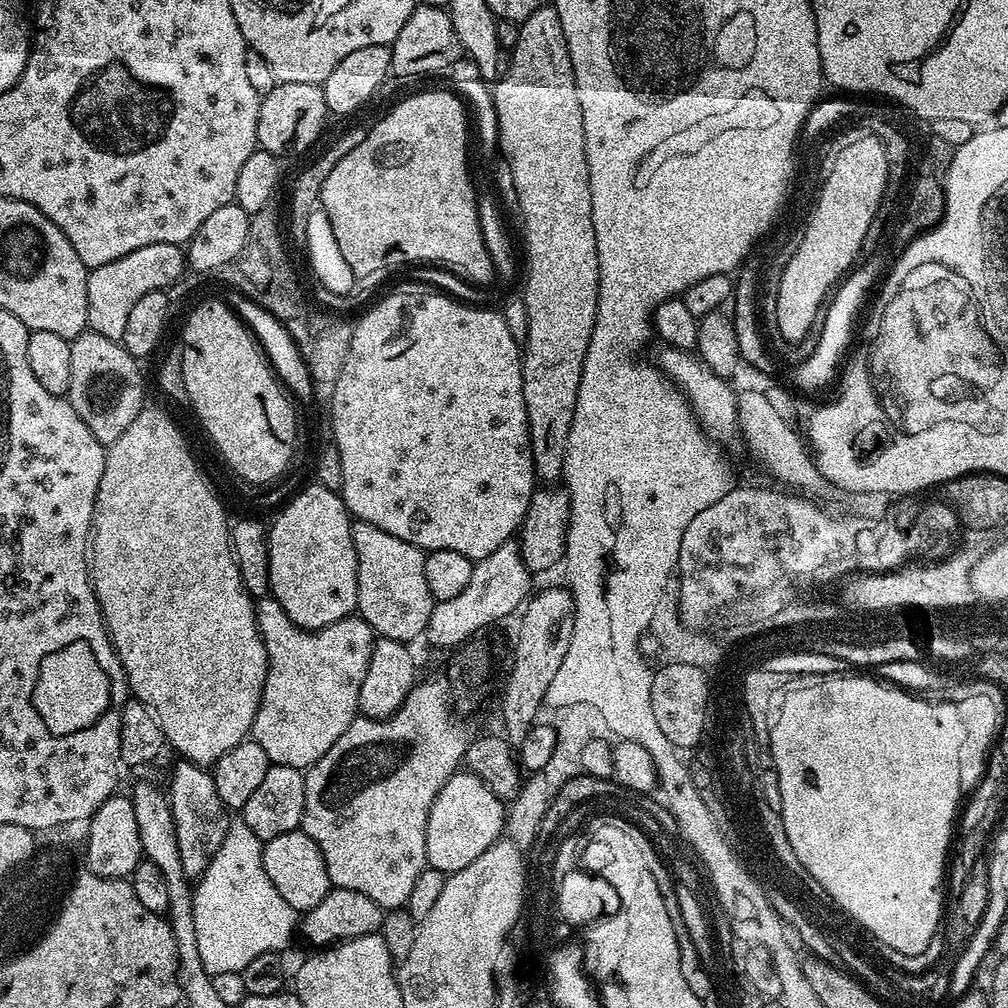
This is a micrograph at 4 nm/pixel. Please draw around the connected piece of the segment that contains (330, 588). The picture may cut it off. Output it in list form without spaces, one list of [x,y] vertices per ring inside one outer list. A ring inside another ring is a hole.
[[[312,482],[309,488],[301,487],[277,511],[280,512],[276,516],[276,521],[270,524],[268,528],[268,557],[270,558],[270,582],[268,583],[270,594],[282,606],[282,610],[286,610],[286,614],[295,622],[300,628],[315,630],[317,628],[325,628],[334,622],[338,622],[342,618],[353,615],[357,611],[356,595],[358,594],[358,574],[356,573],[356,547],[352,541],[352,526],[354,523],[353,517],[348,515],[348,507],[344,504],[344,497],[340,495],[339,491],[334,489],[327,489],[326,486],[317,482]]]

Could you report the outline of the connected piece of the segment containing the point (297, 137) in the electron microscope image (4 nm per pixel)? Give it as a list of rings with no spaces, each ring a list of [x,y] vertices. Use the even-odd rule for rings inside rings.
[[[277,82],[260,101],[256,143],[263,151],[281,158],[296,156],[299,152],[306,151],[319,138],[320,131],[324,128],[324,119],[329,119],[329,116],[321,85]]]

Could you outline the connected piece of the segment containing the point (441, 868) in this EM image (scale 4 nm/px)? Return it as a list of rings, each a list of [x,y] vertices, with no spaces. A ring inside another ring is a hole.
[[[458,770],[445,782],[426,822],[428,864],[439,872],[451,874],[470,866],[478,854],[501,839],[505,831],[506,804],[488,785],[467,770]]]

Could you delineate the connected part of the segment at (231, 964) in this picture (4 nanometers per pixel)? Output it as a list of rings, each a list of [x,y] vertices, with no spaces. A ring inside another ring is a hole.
[[[242,818],[228,825],[222,846],[212,855],[206,870],[195,881],[192,890],[192,917],[194,934],[198,938],[198,954],[202,954],[202,966],[209,976],[241,972],[258,954],[283,953],[284,947],[298,932],[298,914],[278,894],[274,882],[262,866],[264,844],[246,826]]]

